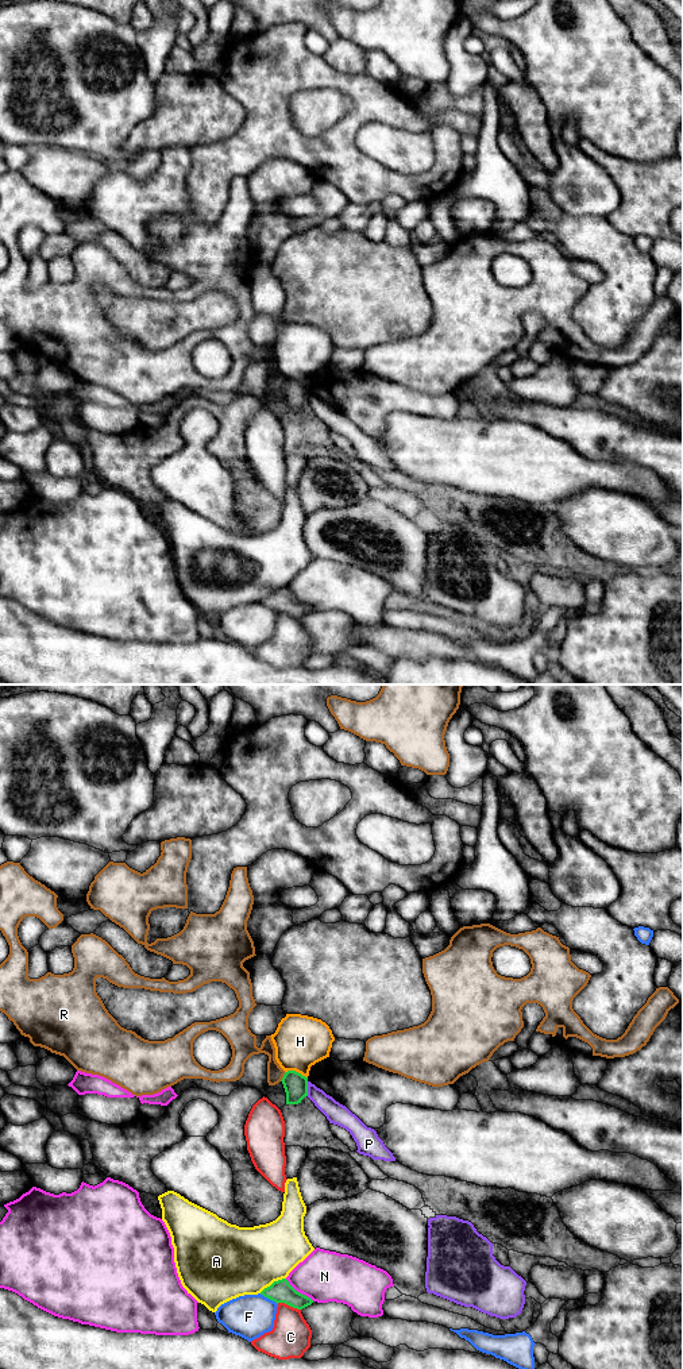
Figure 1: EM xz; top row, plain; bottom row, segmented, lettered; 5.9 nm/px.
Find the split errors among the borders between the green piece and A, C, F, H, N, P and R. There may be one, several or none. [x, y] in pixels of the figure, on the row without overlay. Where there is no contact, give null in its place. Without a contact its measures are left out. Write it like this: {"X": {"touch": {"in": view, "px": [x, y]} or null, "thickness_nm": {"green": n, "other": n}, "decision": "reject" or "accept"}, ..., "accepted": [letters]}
{"A": {"touch": {"in": "xz", "px": [273, 592]}, "thickness_nm": {"green": 140, "other": 400}, "decision": "reject"}, "C": {"touch": {"in": "xz", "px": [289, 613]}, "thickness_nm": {"green": 140, "other": 240}, "decision": "reject"}, "F": {"touch": {"in": "xz", "px": [269, 606]}, "thickness_nm": {"green": 140, "other": 260}, "decision": "reject"}, "H": {"touch": {"in": "xz", "px": [294, 380]}, "thickness_nm": {"green": 140, "other": 320}, "decision": "reject"}, "N": {"touch": {"in": "xz", "px": [298, 601]}, "thickness_nm": {"green": 140, "other": 300}, "decision": "reject"}, "P": {"touch": {"in": "xz", "px": [307, 397]}, "thickness_nm": {"green": 140, "other": 130}, "decision": "reject"}, "R": {"touch": {"in": "xz", "px": [284, 385]}, "thickness_nm": {"green": 140, "other": 100}, "decision": "reject"}, "accepted": []}

